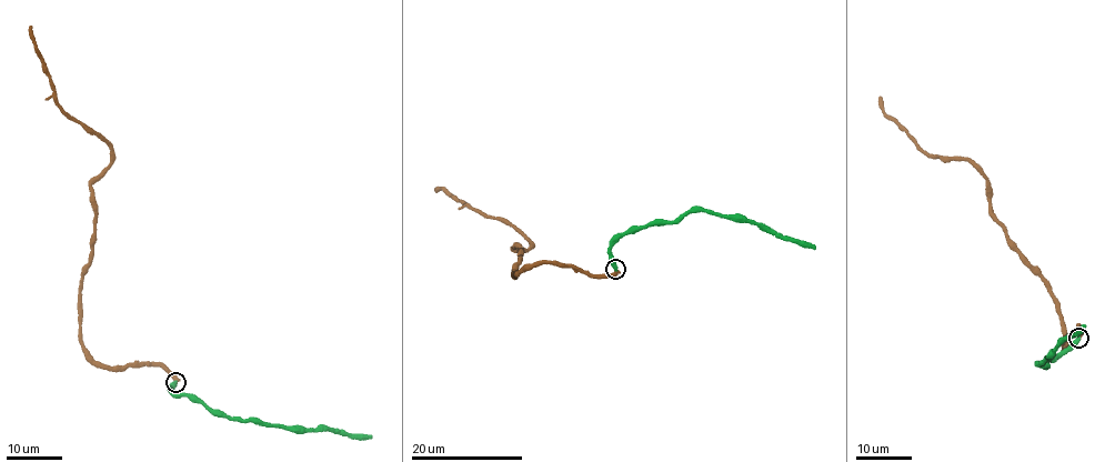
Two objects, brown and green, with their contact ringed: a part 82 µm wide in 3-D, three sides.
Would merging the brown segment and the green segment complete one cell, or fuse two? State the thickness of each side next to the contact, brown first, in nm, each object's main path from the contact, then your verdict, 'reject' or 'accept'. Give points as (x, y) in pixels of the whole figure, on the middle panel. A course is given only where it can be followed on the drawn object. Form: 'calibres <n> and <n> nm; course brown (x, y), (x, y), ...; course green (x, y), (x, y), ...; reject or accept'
calibres 420 and 480 nm; course brown (615, 270), (598, 275), (540, 262), (515, 279), (521, 252), (513, 249), (522, 252), (529, 239), (435, 190); course green (615, 270), (610, 249), (620, 238), (652, 226), (679, 222), (692, 211), (744, 218), (815, 249); accept

